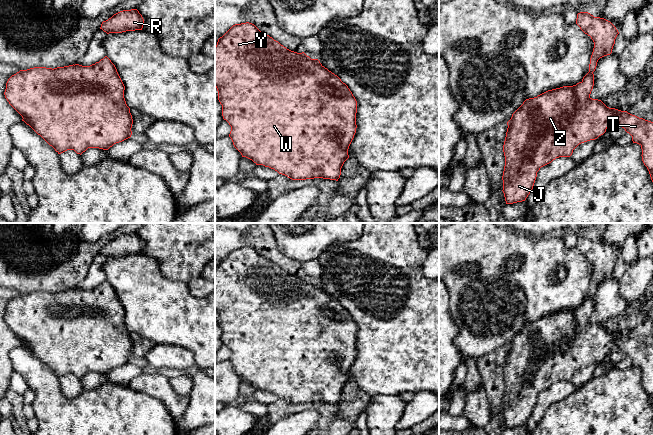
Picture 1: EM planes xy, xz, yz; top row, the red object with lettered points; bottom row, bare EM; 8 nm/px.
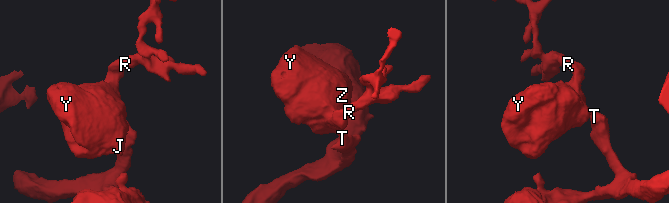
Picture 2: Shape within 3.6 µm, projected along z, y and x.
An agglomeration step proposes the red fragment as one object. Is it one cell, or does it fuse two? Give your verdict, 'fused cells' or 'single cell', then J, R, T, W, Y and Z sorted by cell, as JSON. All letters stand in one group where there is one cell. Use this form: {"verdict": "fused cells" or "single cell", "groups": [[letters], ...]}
{"verdict": "single cell", "groups": [["J", "R", "T", "W", "Y", "Z"]]}

